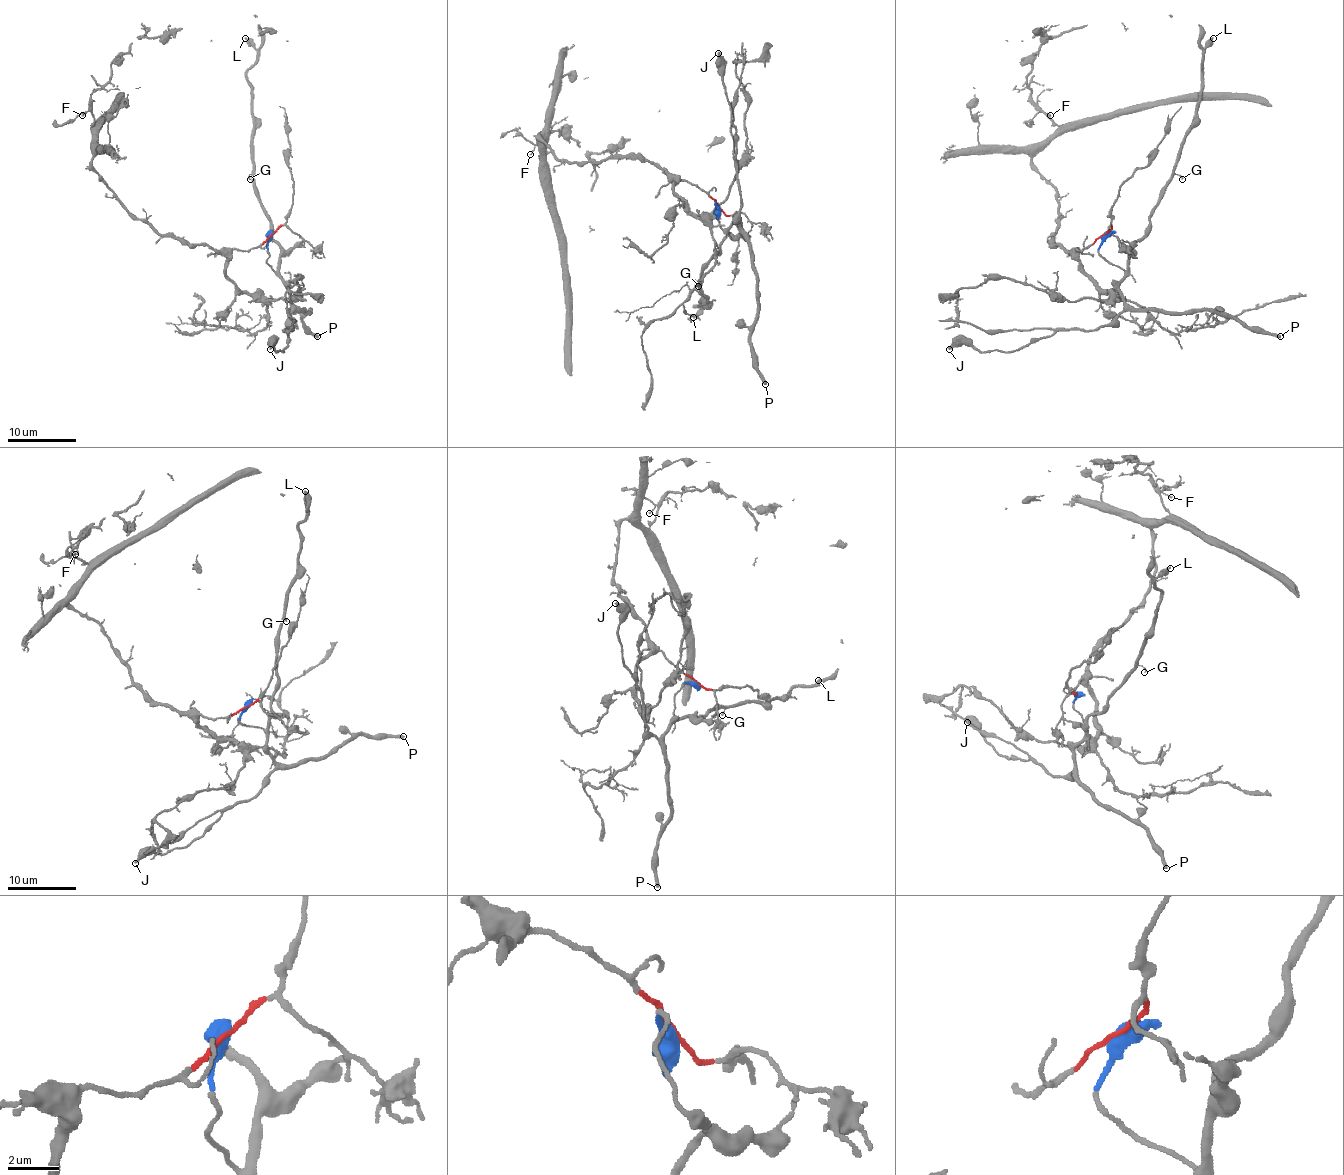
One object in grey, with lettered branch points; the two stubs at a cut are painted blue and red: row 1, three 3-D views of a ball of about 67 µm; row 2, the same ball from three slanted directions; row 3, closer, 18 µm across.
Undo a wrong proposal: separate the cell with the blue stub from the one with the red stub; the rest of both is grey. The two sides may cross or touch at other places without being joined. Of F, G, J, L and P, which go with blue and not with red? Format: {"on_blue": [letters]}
{"on_blue": ["G", "J", "L", "P"]}

